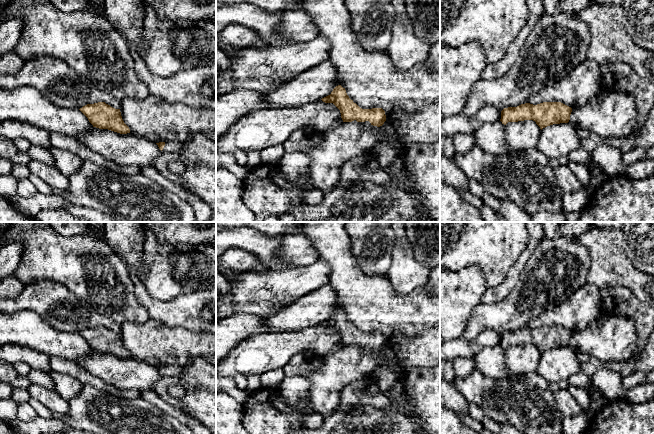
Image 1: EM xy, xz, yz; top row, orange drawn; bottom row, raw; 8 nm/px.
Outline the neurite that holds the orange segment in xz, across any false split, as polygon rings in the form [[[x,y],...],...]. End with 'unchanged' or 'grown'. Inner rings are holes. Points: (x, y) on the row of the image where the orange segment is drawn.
[[[341,85],[336,86],[330,95],[321,100],[325,103],[333,103],[340,110],[343,122],[362,124],[372,131],[377,131],[386,121],[385,111],[382,108],[360,108],[349,98]]] | grown

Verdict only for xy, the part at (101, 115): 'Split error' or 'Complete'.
Complete

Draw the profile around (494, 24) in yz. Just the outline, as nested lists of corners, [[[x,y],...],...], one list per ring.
[[[440,0],[440,44],[451,47],[468,41],[478,42],[487,64],[496,64],[527,24],[526,0]]]

